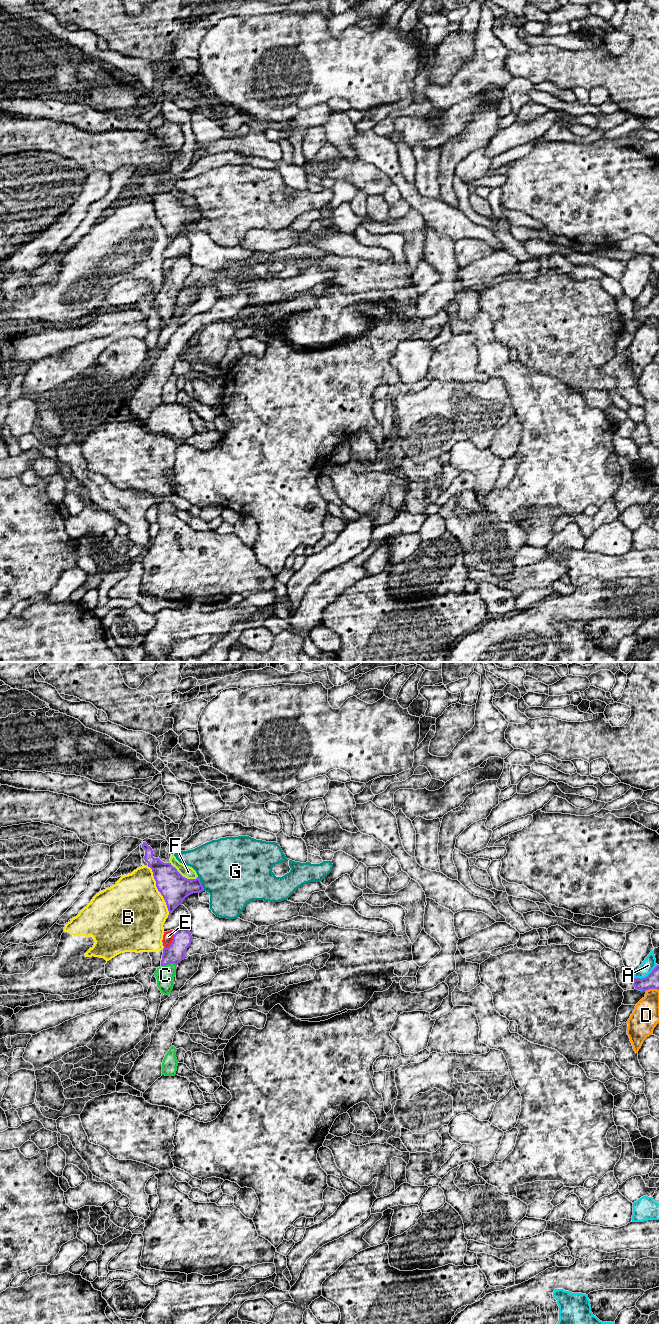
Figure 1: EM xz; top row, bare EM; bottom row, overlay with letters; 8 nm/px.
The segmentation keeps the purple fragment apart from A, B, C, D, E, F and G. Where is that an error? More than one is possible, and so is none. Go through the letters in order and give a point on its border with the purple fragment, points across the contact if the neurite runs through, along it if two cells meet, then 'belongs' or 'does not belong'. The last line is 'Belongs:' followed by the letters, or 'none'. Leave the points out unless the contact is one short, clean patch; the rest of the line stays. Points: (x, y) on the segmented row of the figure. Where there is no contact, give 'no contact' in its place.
A: contact xz (645, 977); does not belong
B: contact xz (158, 890); does not belong
C: contact xz (168, 963); way xz (175, 953), (168, 963), (168, 970), (165, 975); belongs
D: contact xz (652, 988); does not belong
E: contact xz (173, 939); border xz (175, 929), (172, 942), (165, 948); does not belong
F: contact xz (182, 876); border xz (170, 862), (183, 876), (187, 878), (197, 877); does not belong
G: contact xz (201, 883); does not belong
Belongs: C

